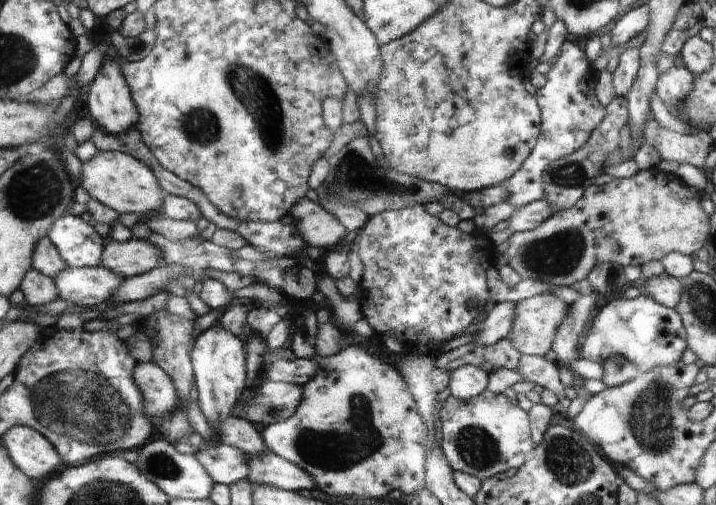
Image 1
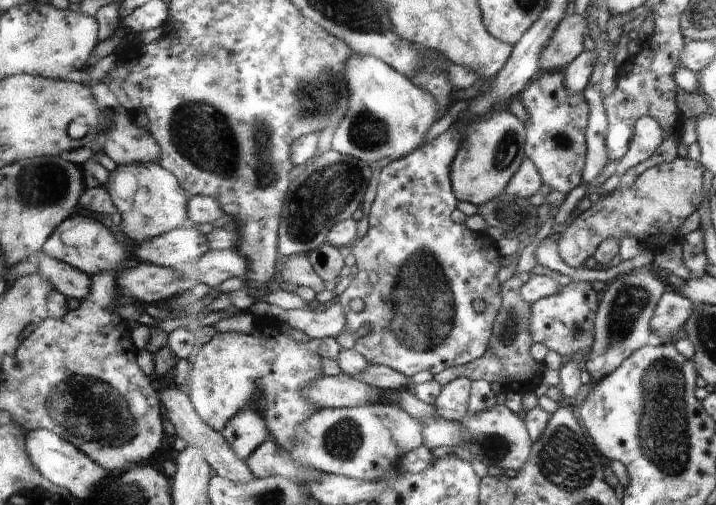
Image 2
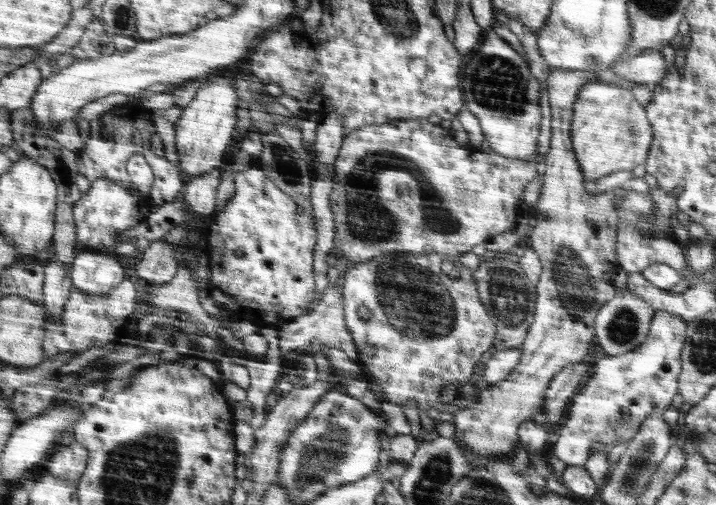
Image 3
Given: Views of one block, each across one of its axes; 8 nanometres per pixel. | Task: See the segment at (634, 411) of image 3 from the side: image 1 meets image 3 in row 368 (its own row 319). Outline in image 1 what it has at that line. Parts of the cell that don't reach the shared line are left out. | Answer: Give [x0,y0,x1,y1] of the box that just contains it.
[581,294,687,372]

